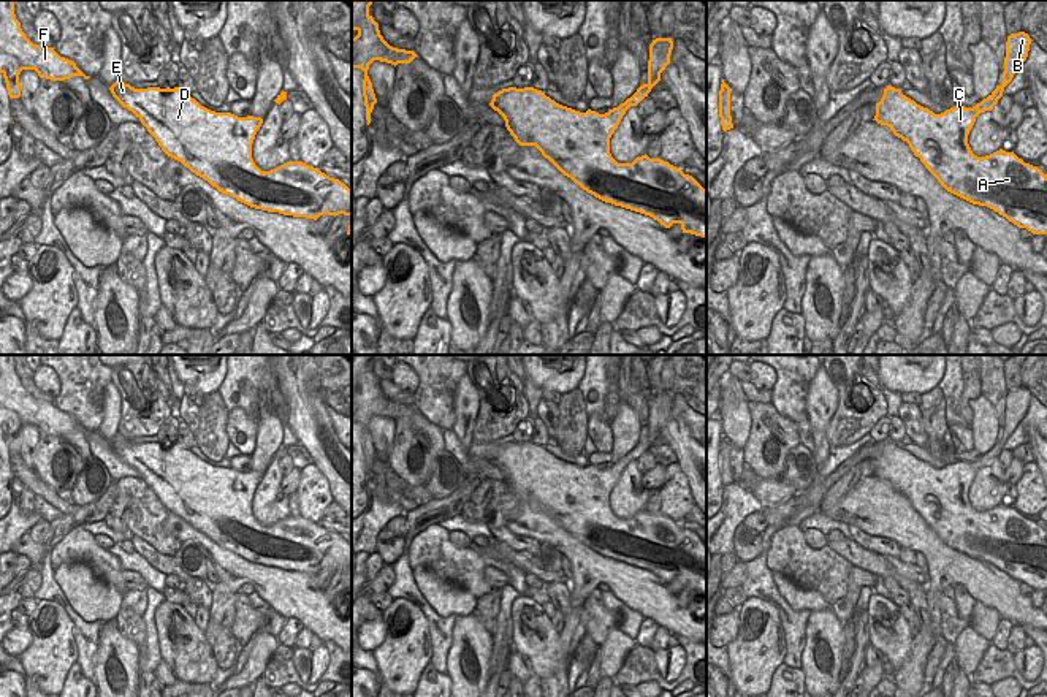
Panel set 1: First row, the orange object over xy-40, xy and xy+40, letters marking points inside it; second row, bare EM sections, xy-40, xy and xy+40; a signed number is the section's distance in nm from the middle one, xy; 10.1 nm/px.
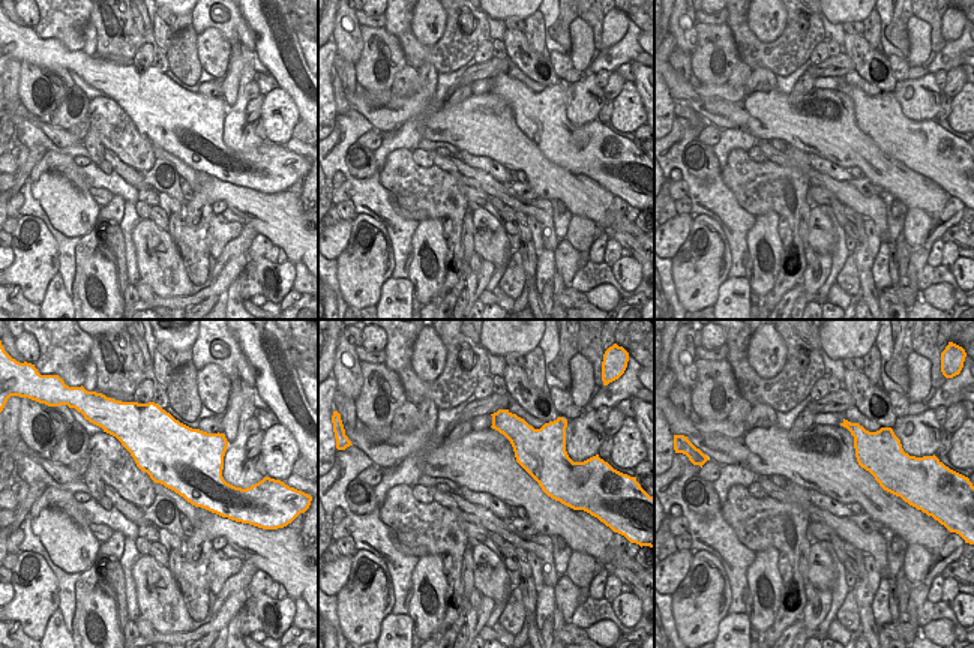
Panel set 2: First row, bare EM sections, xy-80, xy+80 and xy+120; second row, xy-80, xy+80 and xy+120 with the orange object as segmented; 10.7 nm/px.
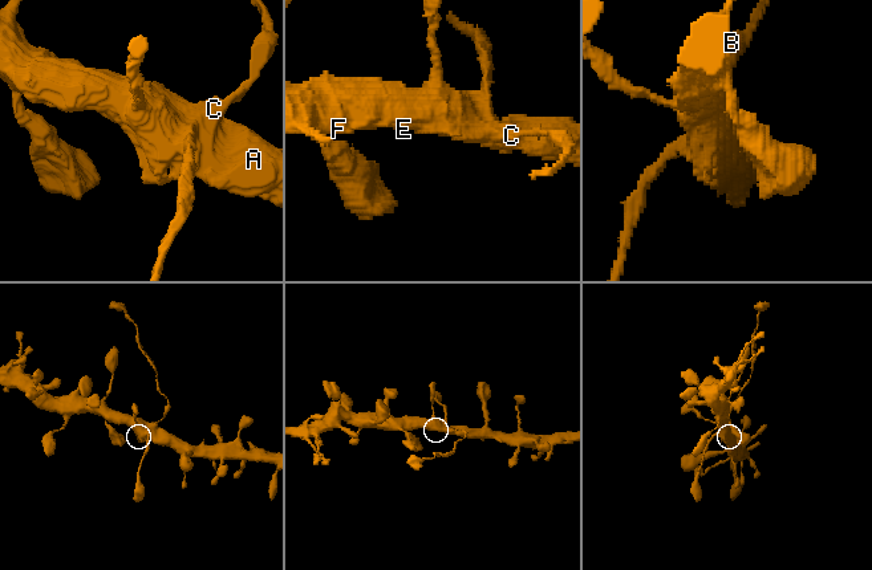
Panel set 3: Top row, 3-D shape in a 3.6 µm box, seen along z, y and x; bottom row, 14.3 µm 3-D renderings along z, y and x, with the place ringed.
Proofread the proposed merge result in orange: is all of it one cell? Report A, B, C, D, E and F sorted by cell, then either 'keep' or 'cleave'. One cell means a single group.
A C D E F / B | cleave

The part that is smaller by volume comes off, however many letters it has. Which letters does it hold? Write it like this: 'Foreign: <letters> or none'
Foreign: B

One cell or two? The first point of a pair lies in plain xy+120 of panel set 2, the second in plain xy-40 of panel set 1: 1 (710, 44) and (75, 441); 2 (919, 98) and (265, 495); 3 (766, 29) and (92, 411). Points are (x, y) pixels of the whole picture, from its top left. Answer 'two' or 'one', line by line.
1: one
2: one
3: two

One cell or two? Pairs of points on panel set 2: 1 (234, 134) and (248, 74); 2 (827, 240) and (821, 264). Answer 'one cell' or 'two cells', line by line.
1: one cell
2: two cells

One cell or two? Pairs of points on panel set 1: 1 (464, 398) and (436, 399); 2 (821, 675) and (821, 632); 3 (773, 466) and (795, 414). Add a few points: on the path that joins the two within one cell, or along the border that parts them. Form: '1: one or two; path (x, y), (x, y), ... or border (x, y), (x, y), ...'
1: two; border (466, 371), (455, 392), (455, 423), (452, 430)
2: one; path (816, 664), (811, 651), (813, 639)
3: two; border (770, 403), (795, 425)

